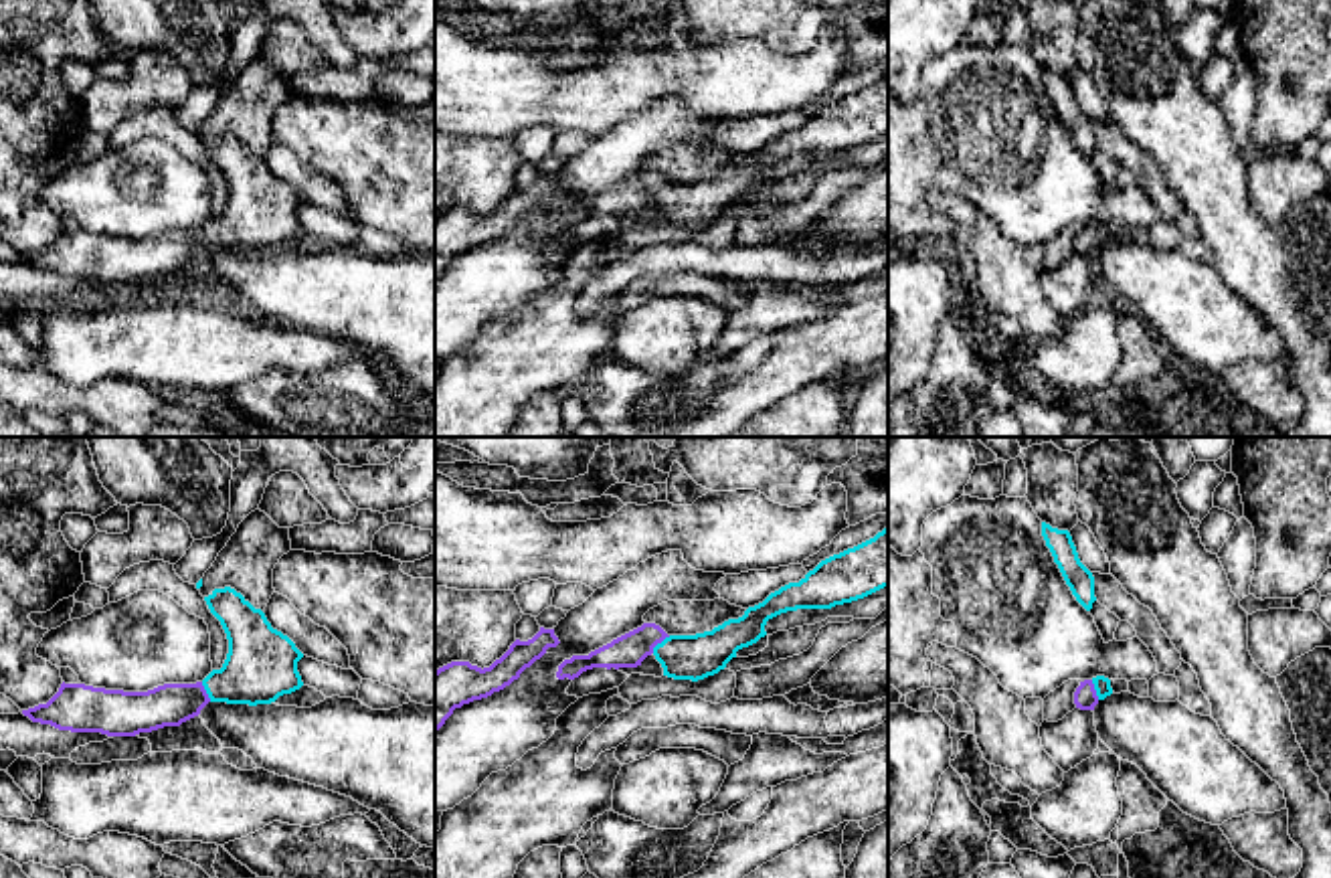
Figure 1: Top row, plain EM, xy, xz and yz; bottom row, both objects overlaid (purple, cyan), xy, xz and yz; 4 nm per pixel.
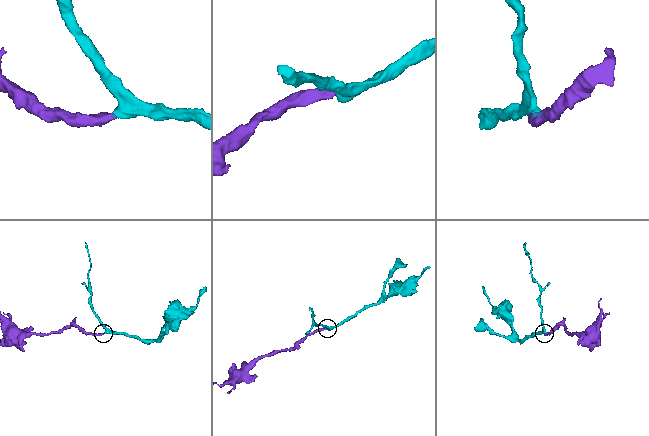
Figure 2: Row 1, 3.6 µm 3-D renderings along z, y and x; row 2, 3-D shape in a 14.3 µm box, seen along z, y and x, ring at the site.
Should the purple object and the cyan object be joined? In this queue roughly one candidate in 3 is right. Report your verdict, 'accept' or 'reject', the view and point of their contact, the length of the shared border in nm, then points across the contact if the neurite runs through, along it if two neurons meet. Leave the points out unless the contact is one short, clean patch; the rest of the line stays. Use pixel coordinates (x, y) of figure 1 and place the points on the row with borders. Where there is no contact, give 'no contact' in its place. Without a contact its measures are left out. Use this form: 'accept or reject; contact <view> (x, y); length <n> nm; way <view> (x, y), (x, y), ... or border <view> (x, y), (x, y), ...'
accept; contact xz (660, 642); length 100 nm; way xz (630, 650), (642, 642), (660, 642), (680, 656), (698, 656)

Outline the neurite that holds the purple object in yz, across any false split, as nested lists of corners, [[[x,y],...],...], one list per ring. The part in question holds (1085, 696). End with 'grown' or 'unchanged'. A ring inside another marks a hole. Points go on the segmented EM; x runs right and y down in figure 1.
[[[1096,676],[1092,680],[1080,682],[1080,686],[1074,692],[1074,704],[1080,710],[1094,710],[1094,706],[1111,694],[1111,680],[1104,676]]] | grown

